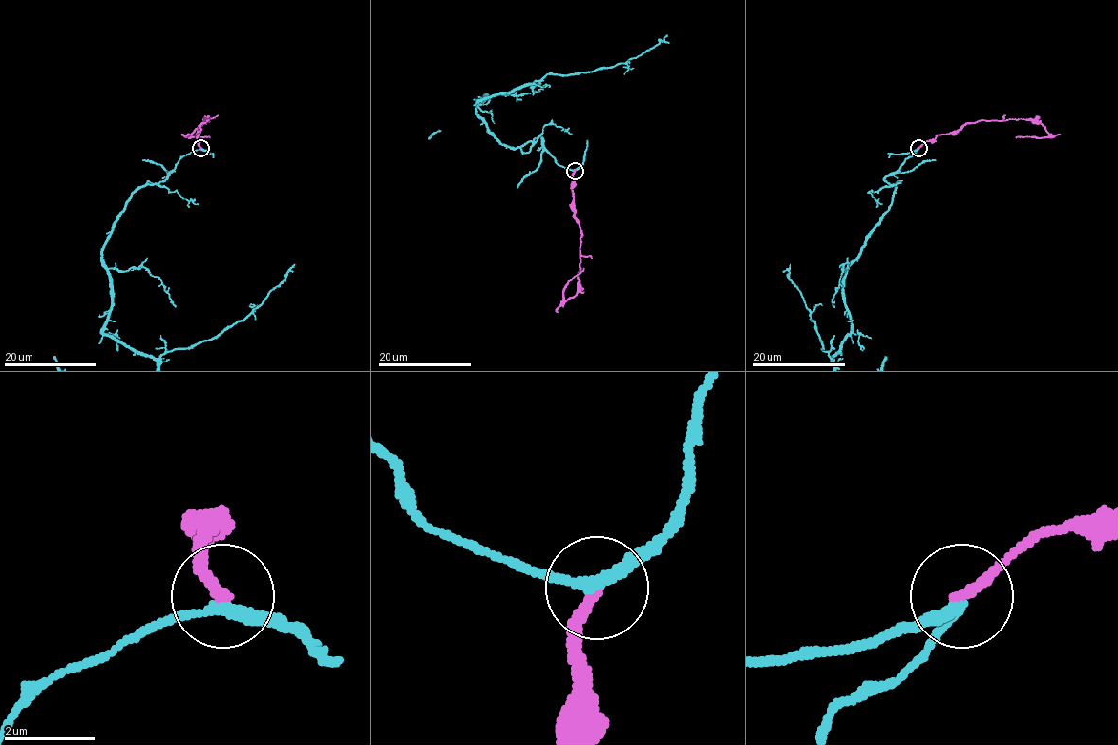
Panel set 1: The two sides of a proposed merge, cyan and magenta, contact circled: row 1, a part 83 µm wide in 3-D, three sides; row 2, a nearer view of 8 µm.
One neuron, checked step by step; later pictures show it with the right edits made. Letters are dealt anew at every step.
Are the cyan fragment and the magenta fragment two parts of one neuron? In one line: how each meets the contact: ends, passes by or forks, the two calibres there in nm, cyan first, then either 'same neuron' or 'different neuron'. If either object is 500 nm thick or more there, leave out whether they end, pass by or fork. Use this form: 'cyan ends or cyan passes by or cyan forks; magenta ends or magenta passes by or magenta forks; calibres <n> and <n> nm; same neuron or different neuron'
cyan passes by; magenta ends; calibres 240 and 260 nm; different neuron

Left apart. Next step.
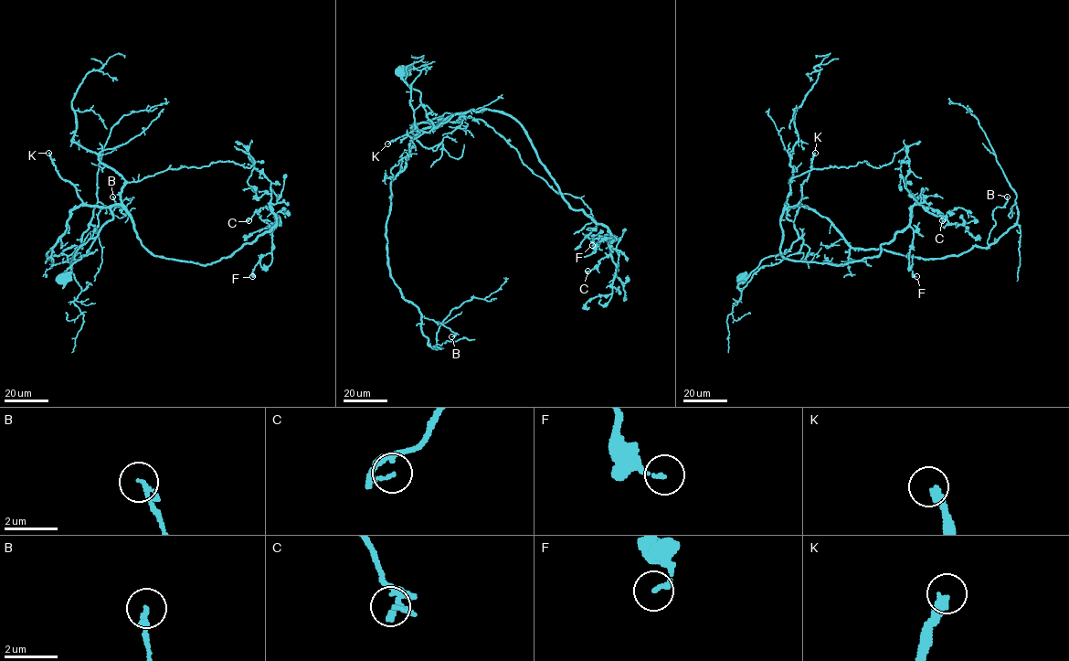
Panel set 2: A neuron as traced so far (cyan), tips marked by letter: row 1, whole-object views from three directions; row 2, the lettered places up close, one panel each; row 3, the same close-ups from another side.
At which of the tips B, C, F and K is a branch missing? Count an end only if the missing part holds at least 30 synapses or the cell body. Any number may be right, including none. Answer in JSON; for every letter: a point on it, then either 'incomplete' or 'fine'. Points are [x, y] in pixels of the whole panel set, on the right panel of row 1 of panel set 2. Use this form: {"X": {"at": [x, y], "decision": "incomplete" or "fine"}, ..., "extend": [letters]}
{"B": {"at": [1007, 197], "decision": "fine"}, "C": {"at": [942, 220], "decision": "fine"}, "F": {"at": [916, 276], "decision": "fine"}, "K": {"at": [815, 153], "decision": "incomplete"}, "extend": ["K"]}

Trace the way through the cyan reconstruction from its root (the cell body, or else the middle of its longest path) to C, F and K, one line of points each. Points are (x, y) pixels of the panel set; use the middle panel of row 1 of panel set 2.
C: (401, 70), (435, 126), (470, 110), (502, 111), (521, 125), (563, 198), (616, 239), (610, 253), (587, 271)
F: (401, 70), (435, 126), (470, 110), (511, 115), (563, 198), (615, 239), (596, 238), (592, 245)
K: (401, 70), (400, 76), (420, 93), (426, 116), (435, 126), (452, 115), (435, 125), (412, 131), (387, 143)

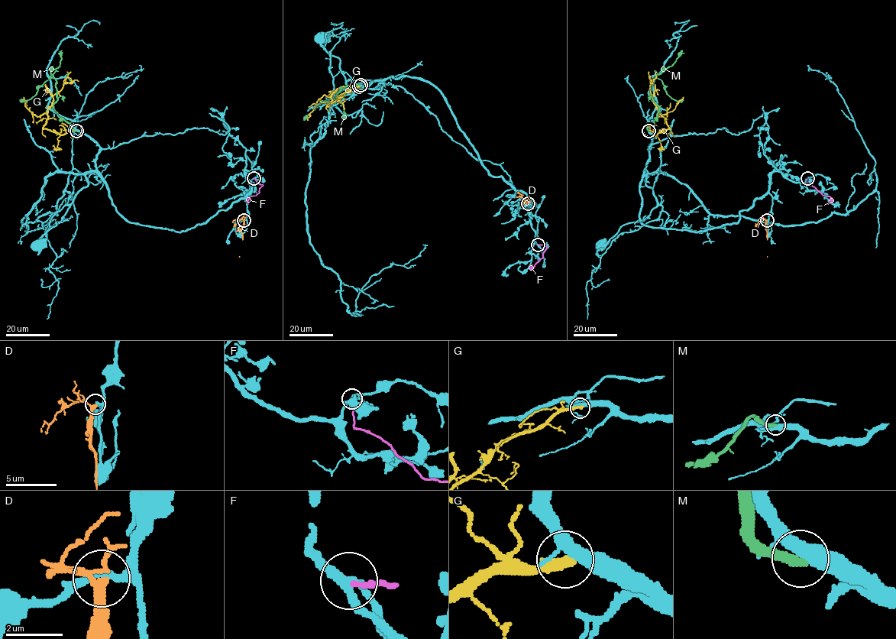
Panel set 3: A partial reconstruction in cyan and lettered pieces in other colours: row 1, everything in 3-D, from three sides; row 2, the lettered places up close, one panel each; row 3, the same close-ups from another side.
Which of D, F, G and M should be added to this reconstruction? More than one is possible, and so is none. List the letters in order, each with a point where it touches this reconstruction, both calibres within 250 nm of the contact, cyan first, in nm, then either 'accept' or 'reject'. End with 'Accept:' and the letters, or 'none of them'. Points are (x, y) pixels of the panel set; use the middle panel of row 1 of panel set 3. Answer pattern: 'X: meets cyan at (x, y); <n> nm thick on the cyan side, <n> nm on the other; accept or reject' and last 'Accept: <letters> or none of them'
D: meets cyan at (528, 203); 220 nm thick on the cyan side, 220 nm on the other; reject
F: meets cyan at (538, 244); 260 nm thick on the cyan side, 180 nm on the other; reject
G: meets cyan at (359, 86); 320 nm thick on the cyan side, 320 nm on the other; reject
M: meets cyan at (360, 85); 400 nm thick on the cyan side, 320 nm on the other; reject
Accept: none of them

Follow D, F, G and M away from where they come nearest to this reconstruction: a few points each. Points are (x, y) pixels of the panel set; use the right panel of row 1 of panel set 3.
D: (767, 220), (767, 256)
F: (807, 178), (807, 183), (831, 198), (828, 204)
G: (649, 130), (656, 134), (669, 128), (653, 102), (649, 90), (651, 81)
M: (648, 131), (647, 124), (657, 118), (659, 108), (650, 93), (653, 79), (661, 80), (673, 98), (683, 99)

